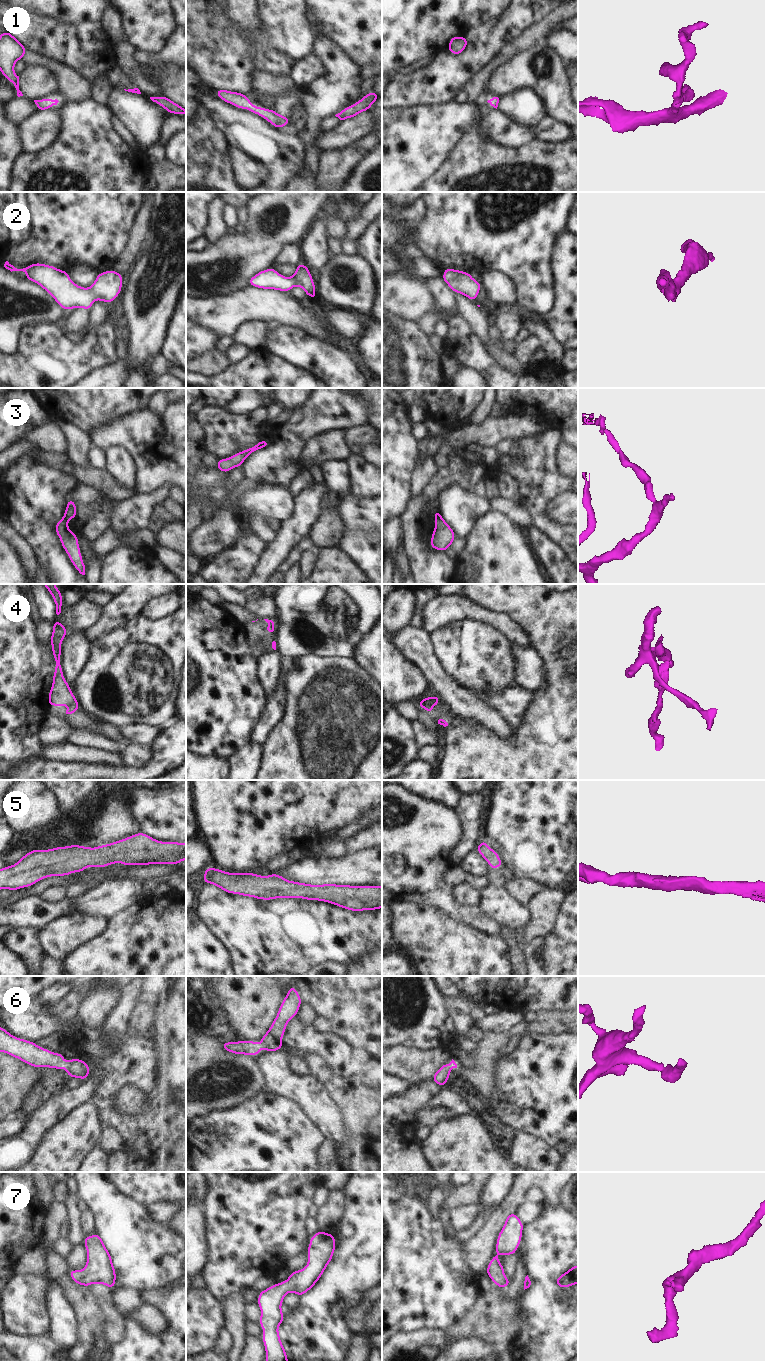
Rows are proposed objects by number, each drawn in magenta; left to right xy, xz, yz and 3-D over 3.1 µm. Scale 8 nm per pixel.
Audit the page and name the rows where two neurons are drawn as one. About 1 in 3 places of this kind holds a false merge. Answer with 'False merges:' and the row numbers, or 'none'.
False merges: 3

